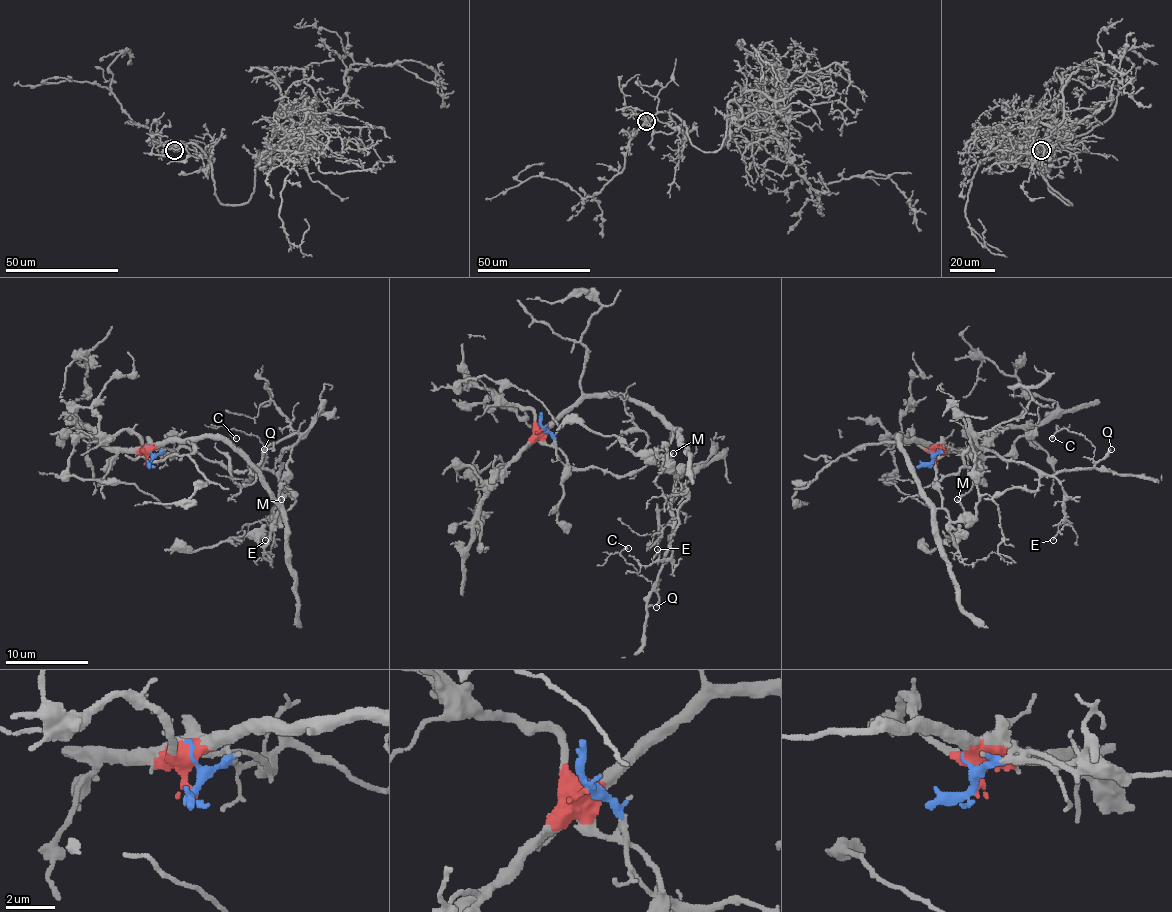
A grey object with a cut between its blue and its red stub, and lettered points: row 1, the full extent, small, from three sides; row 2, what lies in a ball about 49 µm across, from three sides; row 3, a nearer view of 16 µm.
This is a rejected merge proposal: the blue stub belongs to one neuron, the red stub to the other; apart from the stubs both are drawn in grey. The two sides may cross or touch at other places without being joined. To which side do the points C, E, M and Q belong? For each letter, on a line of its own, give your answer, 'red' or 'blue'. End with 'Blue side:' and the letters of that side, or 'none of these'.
C: blue
E: blue
M: red
Q: blue
Blue side: C, E, Q

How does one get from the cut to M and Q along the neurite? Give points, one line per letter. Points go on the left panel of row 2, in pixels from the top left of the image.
M: (149, 462), (147, 455), (166, 443), (222, 437), (259, 474), (279, 505), (275, 522), (273, 511), (281, 499)
Q: (149, 462), (178, 447), (246, 470), (269, 445), (298, 433), (284, 449), (277, 474), (263, 466), (265, 449)

